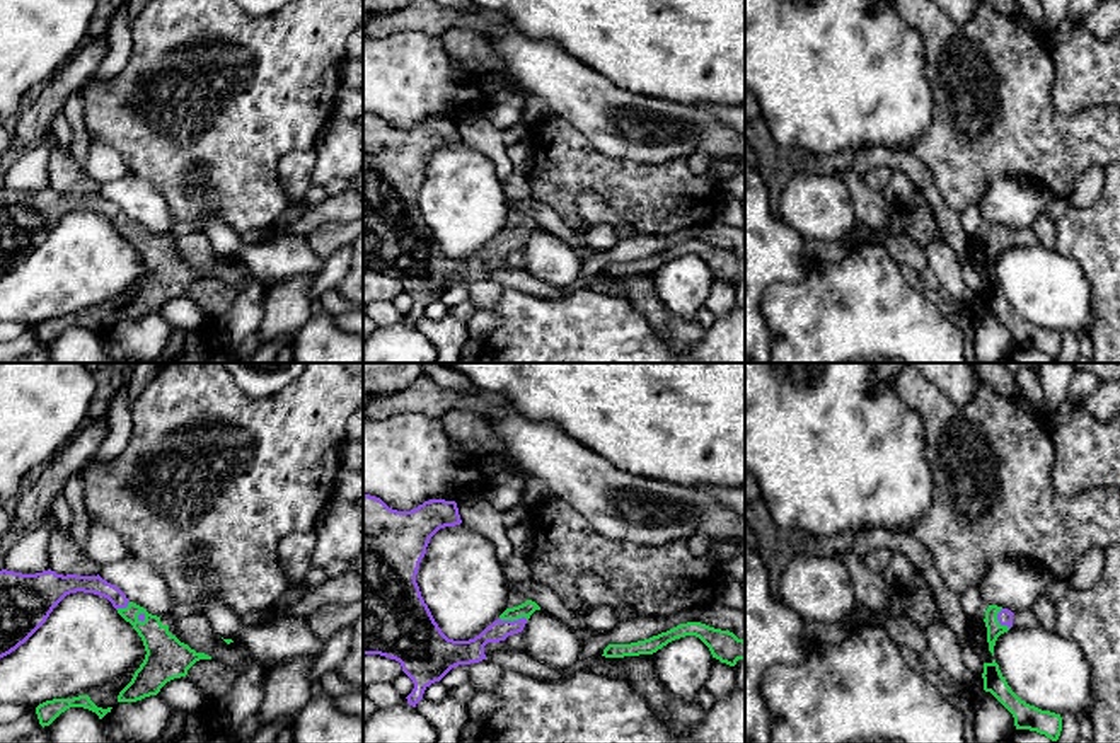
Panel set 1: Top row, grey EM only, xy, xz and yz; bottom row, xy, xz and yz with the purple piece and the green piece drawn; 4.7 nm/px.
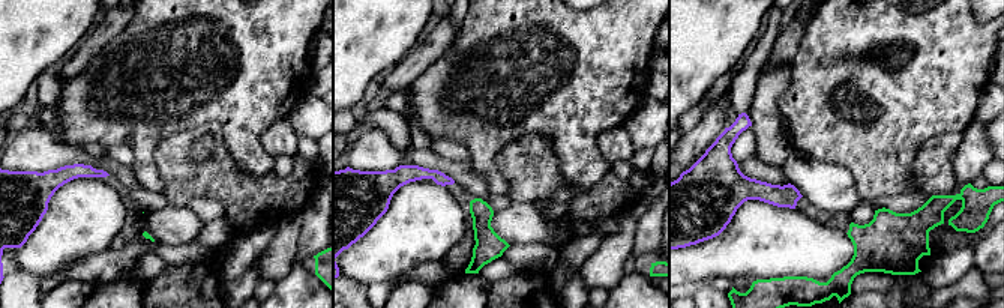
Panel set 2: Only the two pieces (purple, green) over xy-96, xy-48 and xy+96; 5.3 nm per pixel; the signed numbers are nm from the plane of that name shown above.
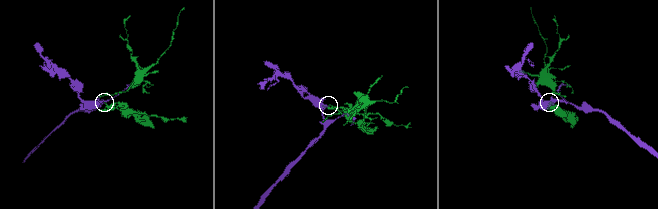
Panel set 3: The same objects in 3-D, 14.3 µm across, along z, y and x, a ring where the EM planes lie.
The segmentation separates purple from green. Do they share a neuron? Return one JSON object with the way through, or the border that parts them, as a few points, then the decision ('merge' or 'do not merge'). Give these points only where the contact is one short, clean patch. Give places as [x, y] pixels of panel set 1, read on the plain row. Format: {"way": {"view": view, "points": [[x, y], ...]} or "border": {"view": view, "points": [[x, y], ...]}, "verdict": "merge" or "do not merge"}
{"way": {"view": "xz", "points": [[471, 270], [486, 254], [513, 239], [529, 225]]}, "verdict": "merge"}

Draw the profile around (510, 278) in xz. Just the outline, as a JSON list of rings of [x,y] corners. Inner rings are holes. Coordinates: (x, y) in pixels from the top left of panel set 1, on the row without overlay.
[[[498,269],[488,274],[488,278],[491,278],[505,288],[518,288],[523,293],[544,300],[561,300],[566,297],[564,288],[556,288],[523,269]]]

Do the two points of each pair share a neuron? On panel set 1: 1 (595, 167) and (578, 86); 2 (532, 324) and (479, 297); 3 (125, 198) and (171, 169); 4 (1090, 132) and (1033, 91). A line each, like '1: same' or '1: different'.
1: different
2: different
3: different
4: same

